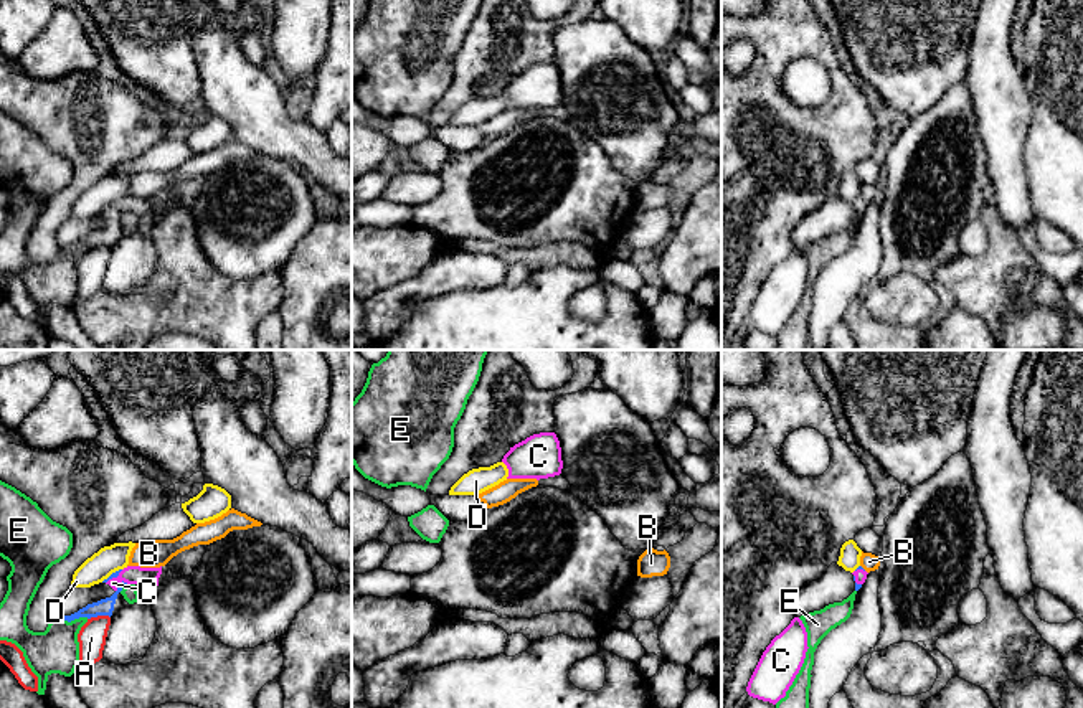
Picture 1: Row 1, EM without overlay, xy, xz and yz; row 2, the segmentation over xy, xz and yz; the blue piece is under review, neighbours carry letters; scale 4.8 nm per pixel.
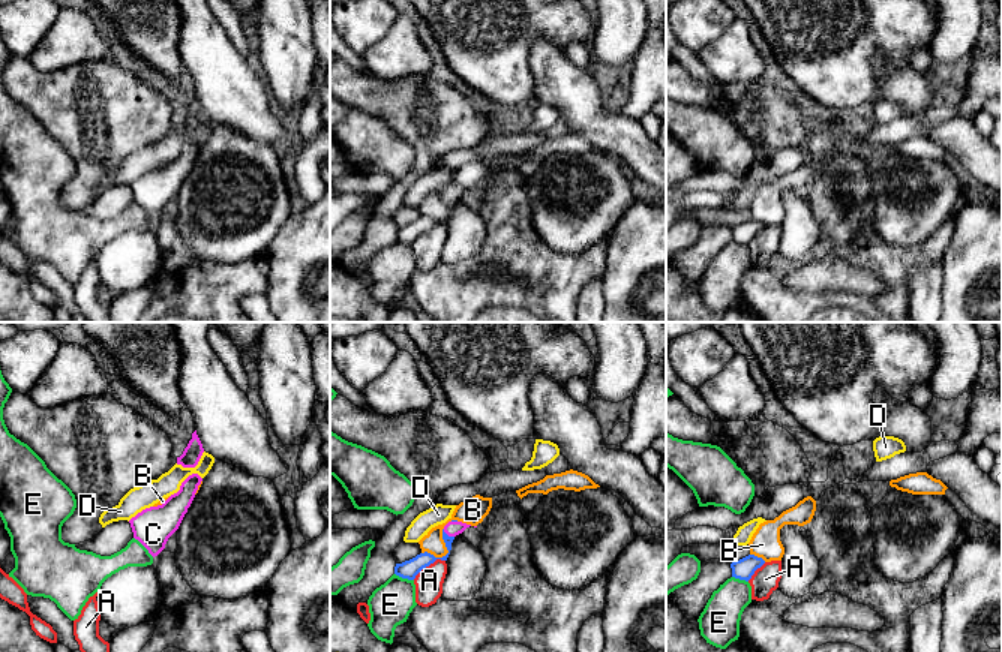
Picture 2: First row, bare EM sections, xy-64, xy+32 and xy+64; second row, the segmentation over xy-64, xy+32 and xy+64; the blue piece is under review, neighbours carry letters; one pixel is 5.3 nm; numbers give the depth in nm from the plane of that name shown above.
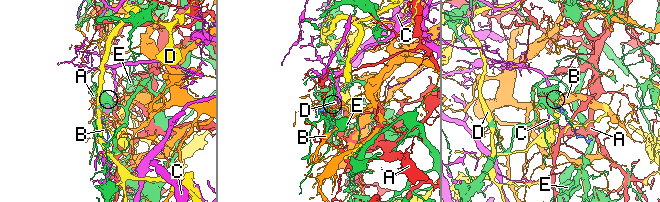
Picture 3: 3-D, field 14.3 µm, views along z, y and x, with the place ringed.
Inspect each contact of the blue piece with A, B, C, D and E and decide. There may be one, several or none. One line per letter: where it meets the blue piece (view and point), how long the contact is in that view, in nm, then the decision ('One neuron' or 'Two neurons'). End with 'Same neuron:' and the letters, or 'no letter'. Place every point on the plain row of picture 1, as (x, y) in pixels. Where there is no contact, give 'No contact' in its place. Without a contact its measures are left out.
A: Touches blue at xy (98, 245). Shared border 110 nm. Two neurons
B: Touches blue at yz (862, 198). Shared border 40 nm. Two neurons
C: Touches blue at xy (121, 215). Shared border 80 nm. One neuron
D: Touches blue at xy (113, 203). Shared border 120 nm. Two neurons
E: Touches blue at xy (75, 248). Shared border 140 nm. Two neurons
Same neuron: C

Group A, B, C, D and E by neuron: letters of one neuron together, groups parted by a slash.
A / B / C / D / E

